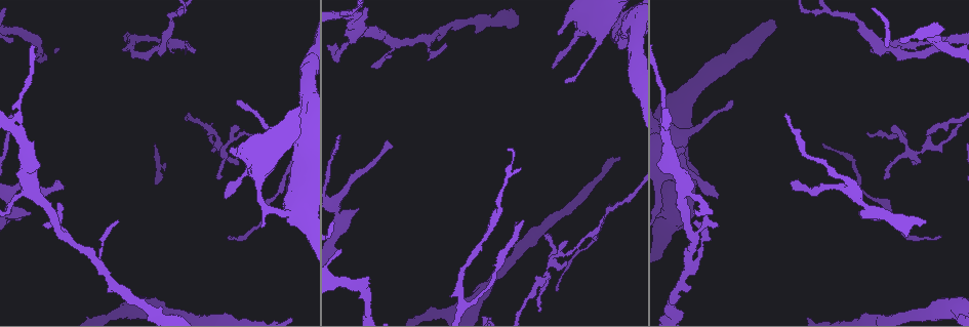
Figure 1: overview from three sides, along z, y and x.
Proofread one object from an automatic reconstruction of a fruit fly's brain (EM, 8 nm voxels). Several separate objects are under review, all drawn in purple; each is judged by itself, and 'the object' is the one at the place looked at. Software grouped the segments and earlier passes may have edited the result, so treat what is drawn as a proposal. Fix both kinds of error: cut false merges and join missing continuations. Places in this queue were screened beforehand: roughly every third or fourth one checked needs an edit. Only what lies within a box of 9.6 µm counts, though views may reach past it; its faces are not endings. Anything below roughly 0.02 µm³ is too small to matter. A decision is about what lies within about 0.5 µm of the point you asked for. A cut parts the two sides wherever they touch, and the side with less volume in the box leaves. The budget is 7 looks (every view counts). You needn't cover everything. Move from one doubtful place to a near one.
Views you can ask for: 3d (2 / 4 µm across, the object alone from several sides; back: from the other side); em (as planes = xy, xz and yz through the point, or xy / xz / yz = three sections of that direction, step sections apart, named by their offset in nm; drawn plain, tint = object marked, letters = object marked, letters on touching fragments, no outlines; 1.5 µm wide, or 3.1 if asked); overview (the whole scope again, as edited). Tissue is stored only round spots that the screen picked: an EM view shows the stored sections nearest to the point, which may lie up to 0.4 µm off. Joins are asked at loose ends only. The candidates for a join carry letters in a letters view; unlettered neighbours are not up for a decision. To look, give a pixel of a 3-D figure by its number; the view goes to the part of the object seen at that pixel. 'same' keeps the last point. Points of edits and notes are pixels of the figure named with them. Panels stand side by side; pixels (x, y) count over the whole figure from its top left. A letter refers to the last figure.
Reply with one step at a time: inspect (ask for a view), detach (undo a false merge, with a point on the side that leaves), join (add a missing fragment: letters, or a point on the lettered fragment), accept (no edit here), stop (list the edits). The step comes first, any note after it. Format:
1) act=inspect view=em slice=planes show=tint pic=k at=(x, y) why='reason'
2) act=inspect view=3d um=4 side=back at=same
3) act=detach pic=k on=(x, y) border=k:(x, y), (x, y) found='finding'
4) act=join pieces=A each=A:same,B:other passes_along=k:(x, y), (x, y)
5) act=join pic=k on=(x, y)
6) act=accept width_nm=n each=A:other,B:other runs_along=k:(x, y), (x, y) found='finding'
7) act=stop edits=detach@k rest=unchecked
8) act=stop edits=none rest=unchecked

act=inspect view=em slice=xy step=8 show=tint pic=1 at=(21, 129) why='branch point'

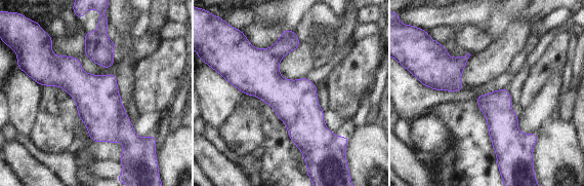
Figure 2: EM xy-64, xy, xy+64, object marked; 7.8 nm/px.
act=inspect view=em slice=planes show=letters at=same

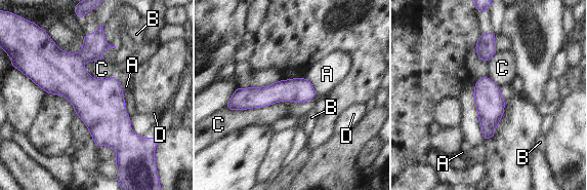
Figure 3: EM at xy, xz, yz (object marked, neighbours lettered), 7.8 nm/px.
act=accept longest_contact=C:480nm each=A:other,B:other,C:other,D:other runs_along=3:(312, 92), (274, 92), (245, 102) found='all the same neuron'

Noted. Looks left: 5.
act=inspect view=em slice=planes show=tint pic=1 at=(695, 235) why='branch point'

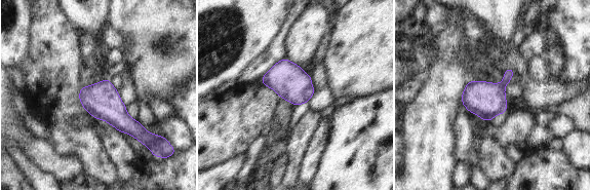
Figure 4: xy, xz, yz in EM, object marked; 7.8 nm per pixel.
act=inspect view=em slice=planes show=letters at=same

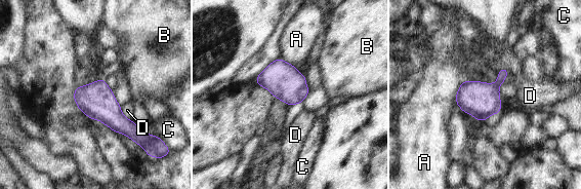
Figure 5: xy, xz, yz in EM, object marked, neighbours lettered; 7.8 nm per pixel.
act=accept width_nm=280 each=A:other,B:other,C:other,D:other border=5:(120, 107), (120, 111), (130, 120) found='one neuron here'

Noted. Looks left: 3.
act=inspect view=em slice=planes show=letters pic=1 at=(604, 221) why='narrows sharply'

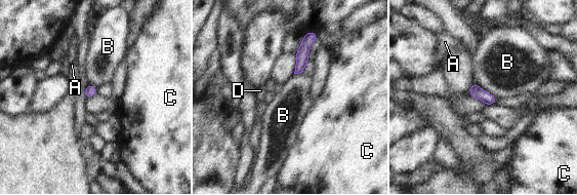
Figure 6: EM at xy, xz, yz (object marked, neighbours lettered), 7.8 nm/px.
act=accept each=A:other,B:other,C:other,D:other found='one neuron here'

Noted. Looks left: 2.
act=stop edits=none rest=unchecked

